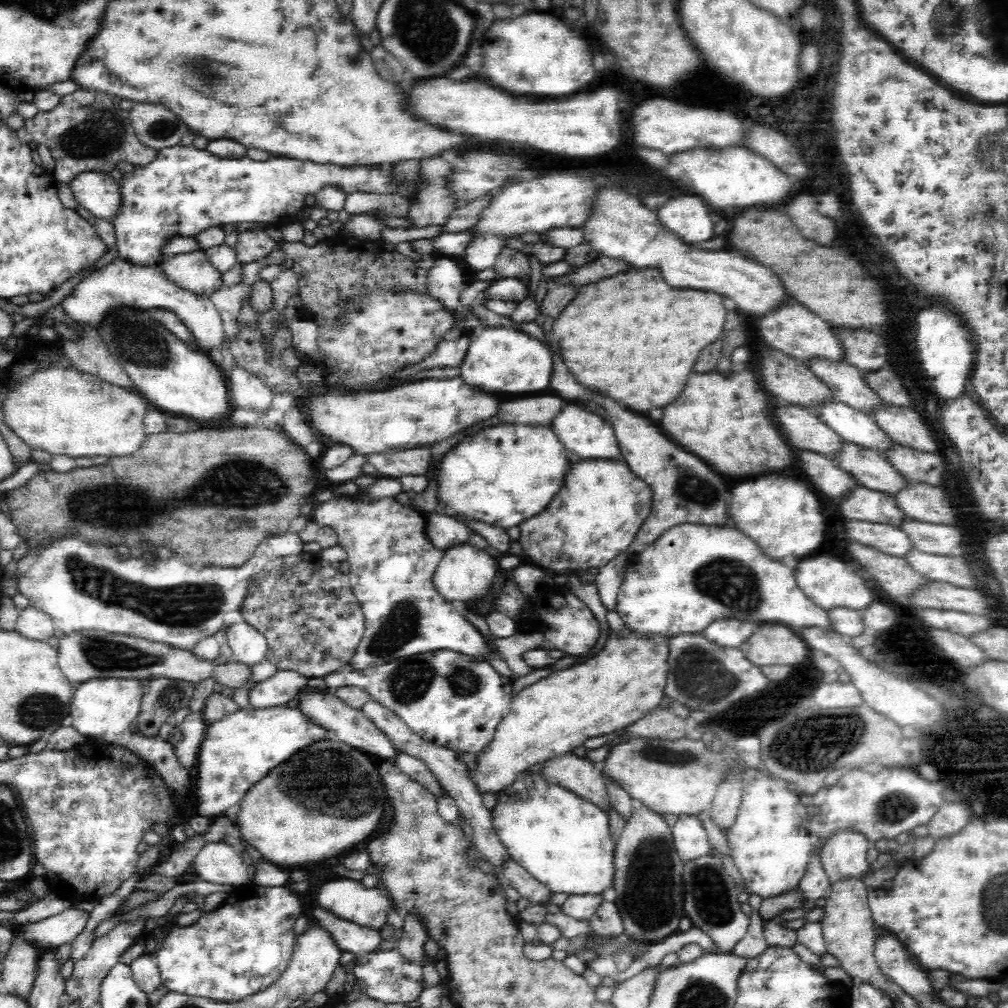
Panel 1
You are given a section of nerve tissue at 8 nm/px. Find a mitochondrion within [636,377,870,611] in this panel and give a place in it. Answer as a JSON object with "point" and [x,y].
{"point":[693,491]}

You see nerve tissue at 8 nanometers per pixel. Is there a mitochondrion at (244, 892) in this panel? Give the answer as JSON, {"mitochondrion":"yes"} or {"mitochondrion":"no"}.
{"mitochondrion":"no"}

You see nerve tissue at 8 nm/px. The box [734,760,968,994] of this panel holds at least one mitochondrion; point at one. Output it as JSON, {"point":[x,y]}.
{"point":[894,808]}

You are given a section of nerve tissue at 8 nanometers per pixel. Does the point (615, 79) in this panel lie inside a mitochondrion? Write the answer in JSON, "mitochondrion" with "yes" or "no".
{"mitochondrion":"no"}

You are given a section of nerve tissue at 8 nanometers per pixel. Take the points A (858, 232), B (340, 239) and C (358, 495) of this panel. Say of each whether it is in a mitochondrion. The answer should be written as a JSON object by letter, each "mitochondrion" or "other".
{"A":"other","B":"other","C":"other"}

